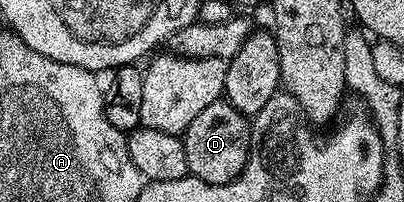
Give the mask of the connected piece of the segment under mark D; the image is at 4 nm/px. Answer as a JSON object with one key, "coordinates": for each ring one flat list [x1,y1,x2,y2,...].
{"coordinates":[[226,99,209,103,209,107,205,107,205,111,201,111,193,123,189,123,181,136,185,159,189,159,190,176,210,185,224,185,243,173,251,146,251,126,248,118]]}

